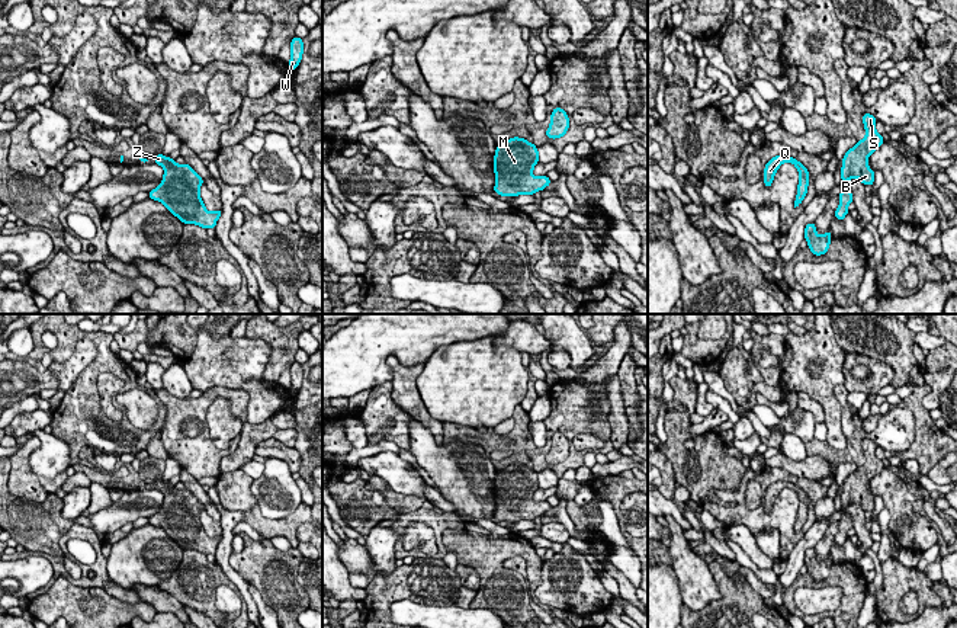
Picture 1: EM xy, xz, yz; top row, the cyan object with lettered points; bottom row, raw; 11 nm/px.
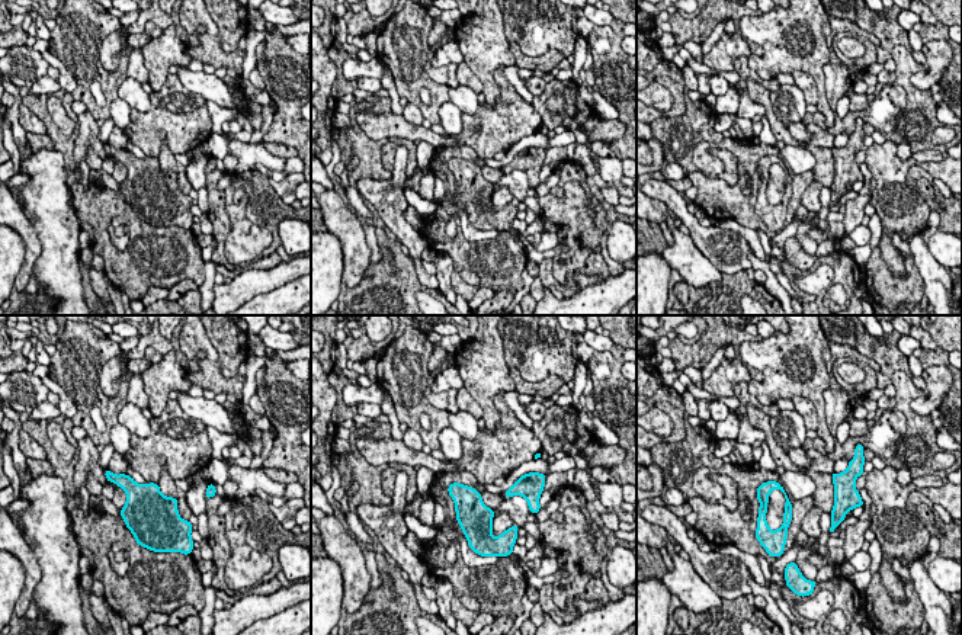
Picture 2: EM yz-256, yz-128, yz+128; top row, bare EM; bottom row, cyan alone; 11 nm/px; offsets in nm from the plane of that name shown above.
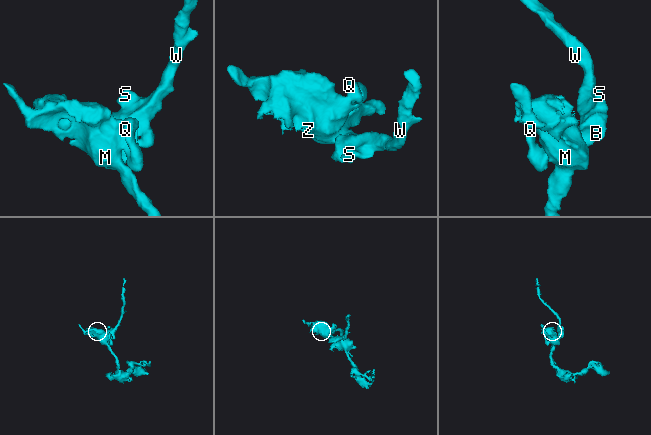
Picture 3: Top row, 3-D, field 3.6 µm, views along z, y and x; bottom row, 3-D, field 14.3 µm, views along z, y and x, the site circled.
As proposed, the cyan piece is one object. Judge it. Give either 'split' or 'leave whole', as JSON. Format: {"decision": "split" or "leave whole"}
{"decision": "leave whole"}

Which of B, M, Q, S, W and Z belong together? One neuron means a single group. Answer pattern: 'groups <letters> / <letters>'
groups B M Q S W Z

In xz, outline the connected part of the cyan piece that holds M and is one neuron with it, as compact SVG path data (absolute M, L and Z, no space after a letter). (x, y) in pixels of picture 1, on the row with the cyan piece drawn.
M513 137L497 145L494 156L495 186L501 196L534 195L552 183L547 176L533 176L539 150L526 138Z

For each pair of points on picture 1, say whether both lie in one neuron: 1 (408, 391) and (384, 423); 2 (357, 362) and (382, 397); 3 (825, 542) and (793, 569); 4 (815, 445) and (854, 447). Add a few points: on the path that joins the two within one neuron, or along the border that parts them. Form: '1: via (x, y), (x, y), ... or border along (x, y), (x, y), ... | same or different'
1: border along (391, 381), (391, 399), (411, 416) | different
2: border along (391, 380), (371, 390) | different
3: border along (835, 519), (813, 547) | different
4: via (825, 449), (829, 454), (844, 454) | same

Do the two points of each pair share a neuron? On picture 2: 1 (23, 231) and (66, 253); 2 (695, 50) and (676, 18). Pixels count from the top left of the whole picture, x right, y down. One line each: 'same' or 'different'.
1: different
2: different

